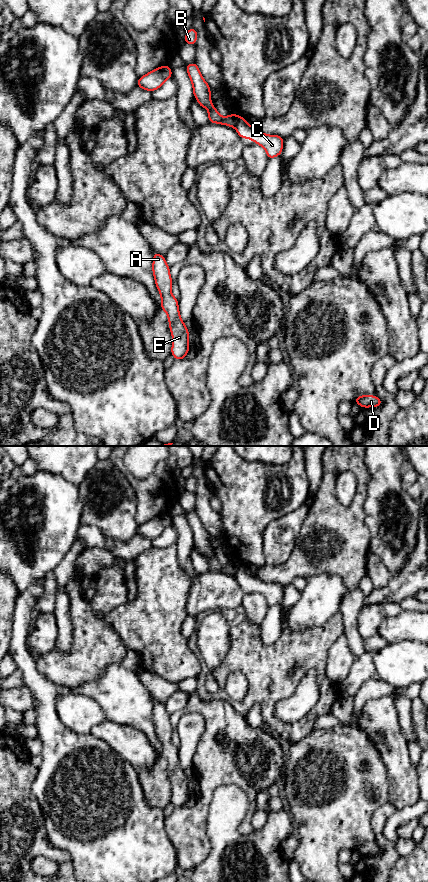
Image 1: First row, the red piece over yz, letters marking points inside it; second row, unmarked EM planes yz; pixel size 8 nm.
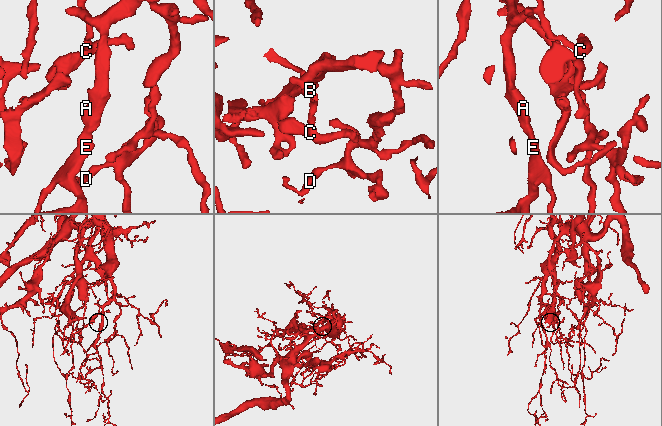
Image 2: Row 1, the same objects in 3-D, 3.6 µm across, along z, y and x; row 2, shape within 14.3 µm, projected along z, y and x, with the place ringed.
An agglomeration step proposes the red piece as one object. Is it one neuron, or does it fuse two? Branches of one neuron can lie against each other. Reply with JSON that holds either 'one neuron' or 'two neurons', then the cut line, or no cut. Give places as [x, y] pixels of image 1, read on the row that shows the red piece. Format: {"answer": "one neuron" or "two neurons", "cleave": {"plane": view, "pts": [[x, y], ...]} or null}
{"answer": "two neurons", "cleave": {"plane": "yz", "pts": [[240, 117], [234, 126]]}}

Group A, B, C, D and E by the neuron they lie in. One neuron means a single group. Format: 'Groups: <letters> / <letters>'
Groups: A B D E / C

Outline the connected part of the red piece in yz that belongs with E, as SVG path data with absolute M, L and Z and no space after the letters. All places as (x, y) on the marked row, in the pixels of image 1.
M154 251L153 275L155 284L161 294L161 309L167 313L170 332L173 337L171 354L175 360L185 359L189 351L189 331L182 321L179 313L178 300L172 295L172 278L165 256Z

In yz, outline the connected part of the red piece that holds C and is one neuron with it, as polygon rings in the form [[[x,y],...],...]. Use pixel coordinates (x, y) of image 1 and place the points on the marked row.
[[[240,117],[235,129],[241,139],[248,138],[253,140],[255,144],[263,146],[267,154],[267,159],[280,156],[282,153],[284,137],[264,134],[249,125],[243,117]]]

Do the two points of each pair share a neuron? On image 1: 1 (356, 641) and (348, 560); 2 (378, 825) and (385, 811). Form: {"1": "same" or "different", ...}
{"1": "different", "2": "same"}

